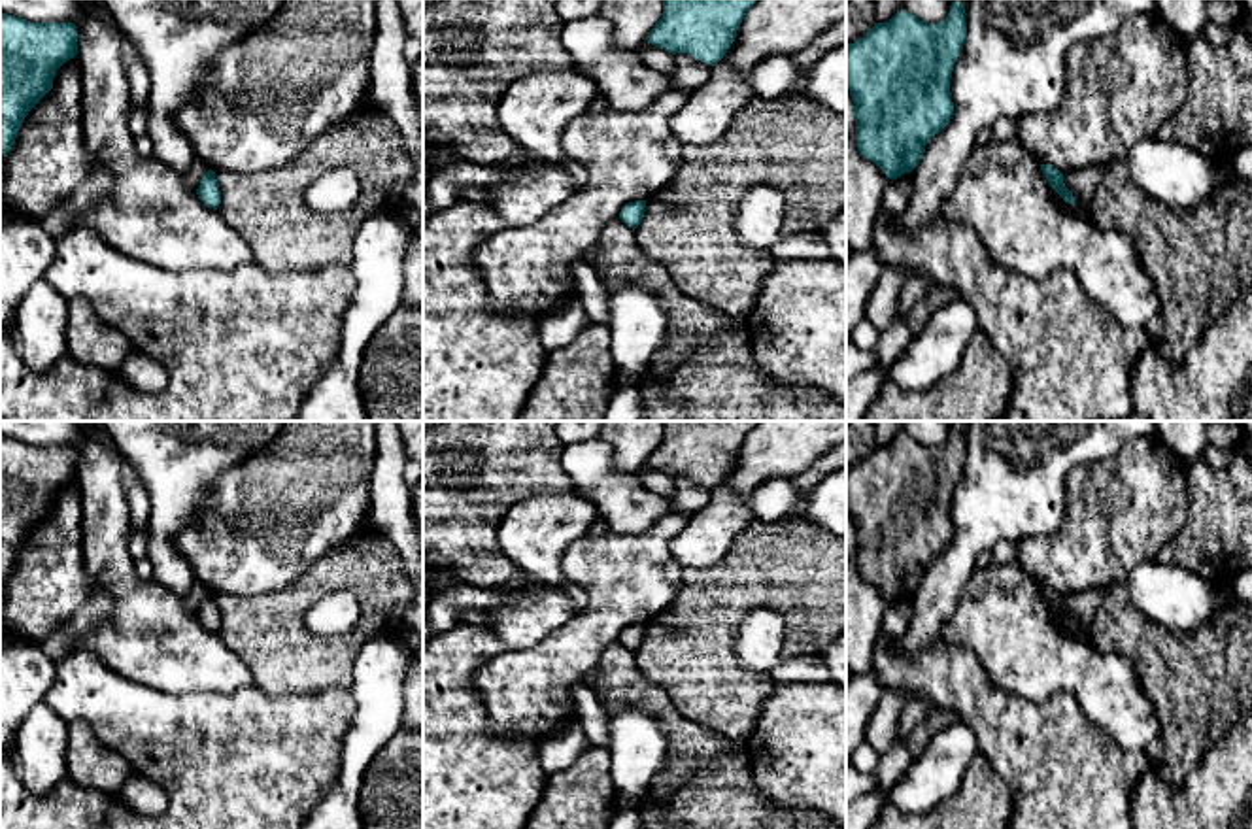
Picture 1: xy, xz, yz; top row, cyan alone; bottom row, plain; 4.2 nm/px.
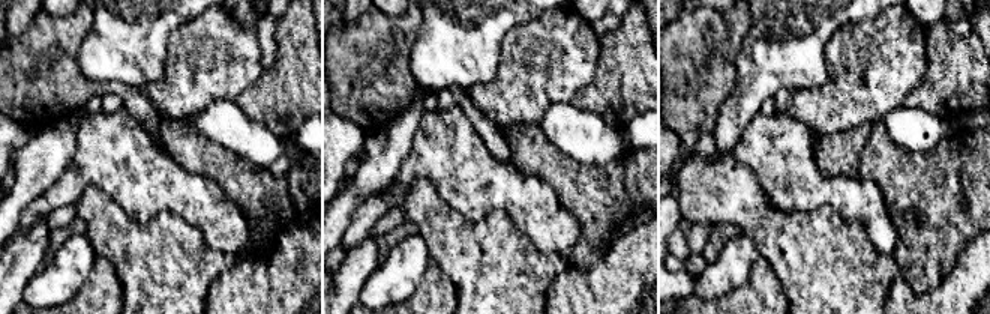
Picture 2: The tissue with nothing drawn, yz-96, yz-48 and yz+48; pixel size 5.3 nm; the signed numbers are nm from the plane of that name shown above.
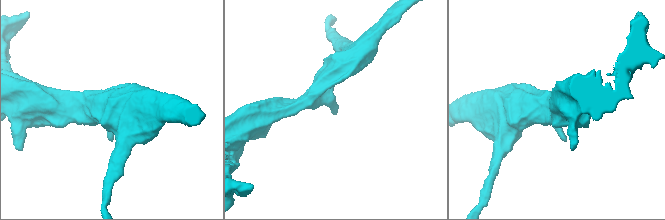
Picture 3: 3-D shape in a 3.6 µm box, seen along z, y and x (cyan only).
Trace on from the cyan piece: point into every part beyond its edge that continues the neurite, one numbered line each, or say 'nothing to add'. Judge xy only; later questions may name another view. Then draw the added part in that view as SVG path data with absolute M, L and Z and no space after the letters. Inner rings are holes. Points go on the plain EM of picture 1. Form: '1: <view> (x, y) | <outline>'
nothing to add

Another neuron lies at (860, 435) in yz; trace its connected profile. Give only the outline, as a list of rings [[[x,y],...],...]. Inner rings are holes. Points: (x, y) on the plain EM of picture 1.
[[[846,421],[846,466],[863,461],[874,446],[874,421]]]

